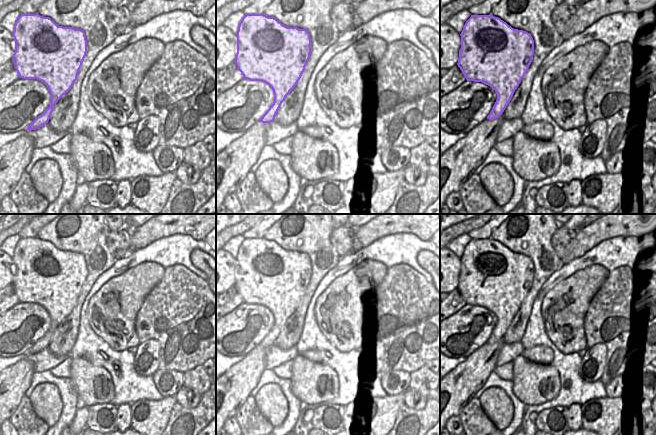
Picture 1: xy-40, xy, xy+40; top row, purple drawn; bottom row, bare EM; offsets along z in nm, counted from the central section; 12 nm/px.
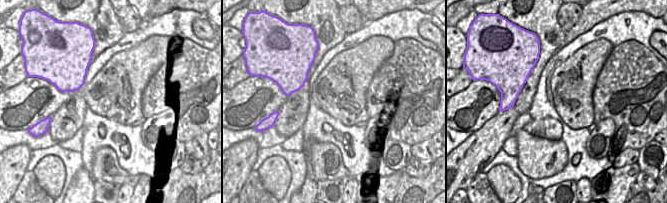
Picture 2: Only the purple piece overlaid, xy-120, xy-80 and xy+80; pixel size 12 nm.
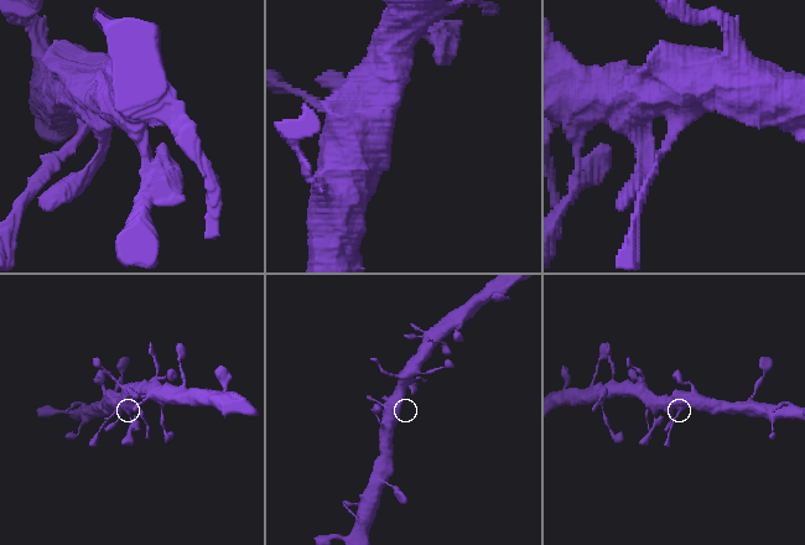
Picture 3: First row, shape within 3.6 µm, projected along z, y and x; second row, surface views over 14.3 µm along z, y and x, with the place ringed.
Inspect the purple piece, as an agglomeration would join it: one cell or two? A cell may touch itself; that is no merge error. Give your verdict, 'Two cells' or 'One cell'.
One cell.

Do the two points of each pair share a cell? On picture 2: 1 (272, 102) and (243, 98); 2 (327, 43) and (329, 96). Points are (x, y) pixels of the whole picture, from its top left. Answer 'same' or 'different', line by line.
1: same
2: different

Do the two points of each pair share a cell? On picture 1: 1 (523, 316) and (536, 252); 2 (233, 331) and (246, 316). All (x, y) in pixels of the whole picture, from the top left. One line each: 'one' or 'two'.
1: one
2: one

